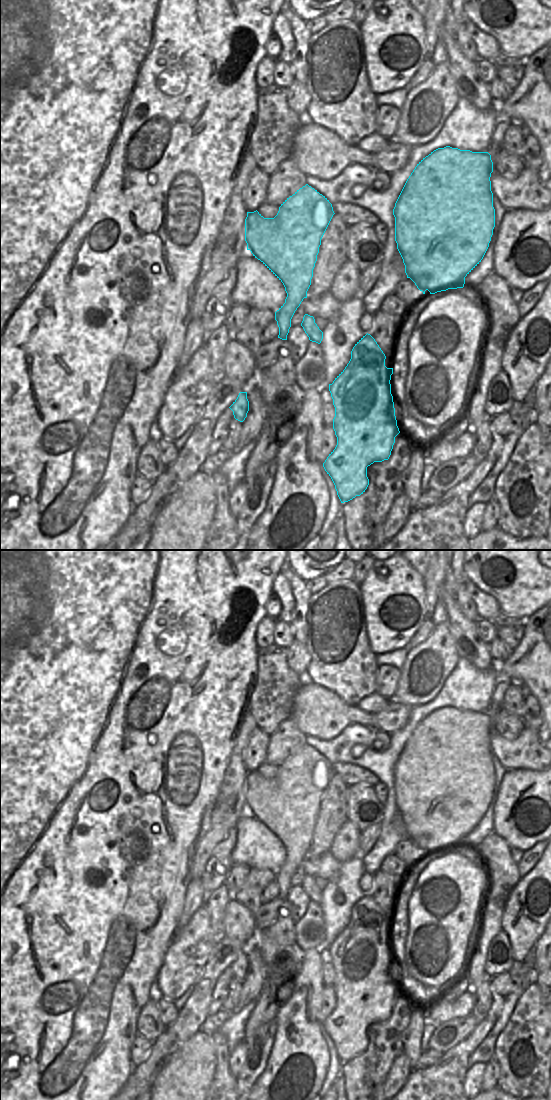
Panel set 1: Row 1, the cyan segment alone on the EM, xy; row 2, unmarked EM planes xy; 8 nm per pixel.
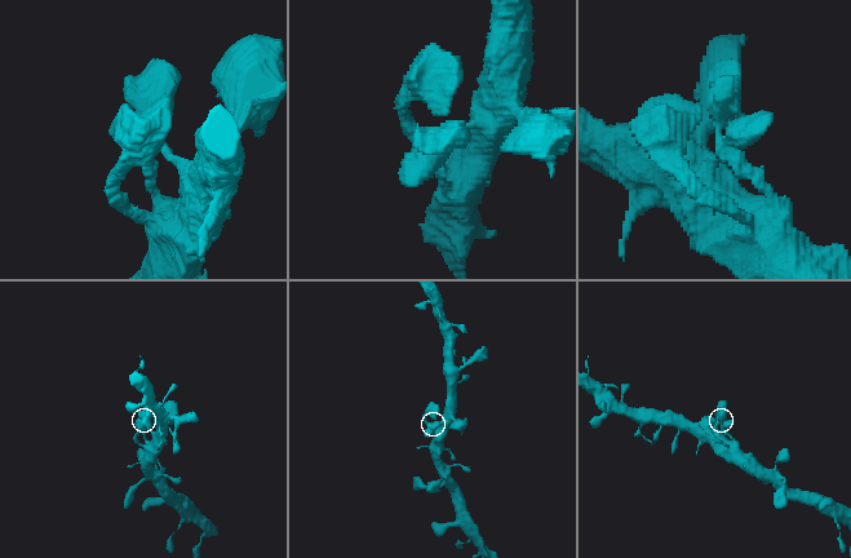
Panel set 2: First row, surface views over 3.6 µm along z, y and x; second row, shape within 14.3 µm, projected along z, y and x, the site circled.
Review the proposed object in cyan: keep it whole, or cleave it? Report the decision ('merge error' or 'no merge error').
no merge error

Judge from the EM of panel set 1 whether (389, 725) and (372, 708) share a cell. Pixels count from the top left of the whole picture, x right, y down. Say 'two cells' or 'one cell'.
two cells

